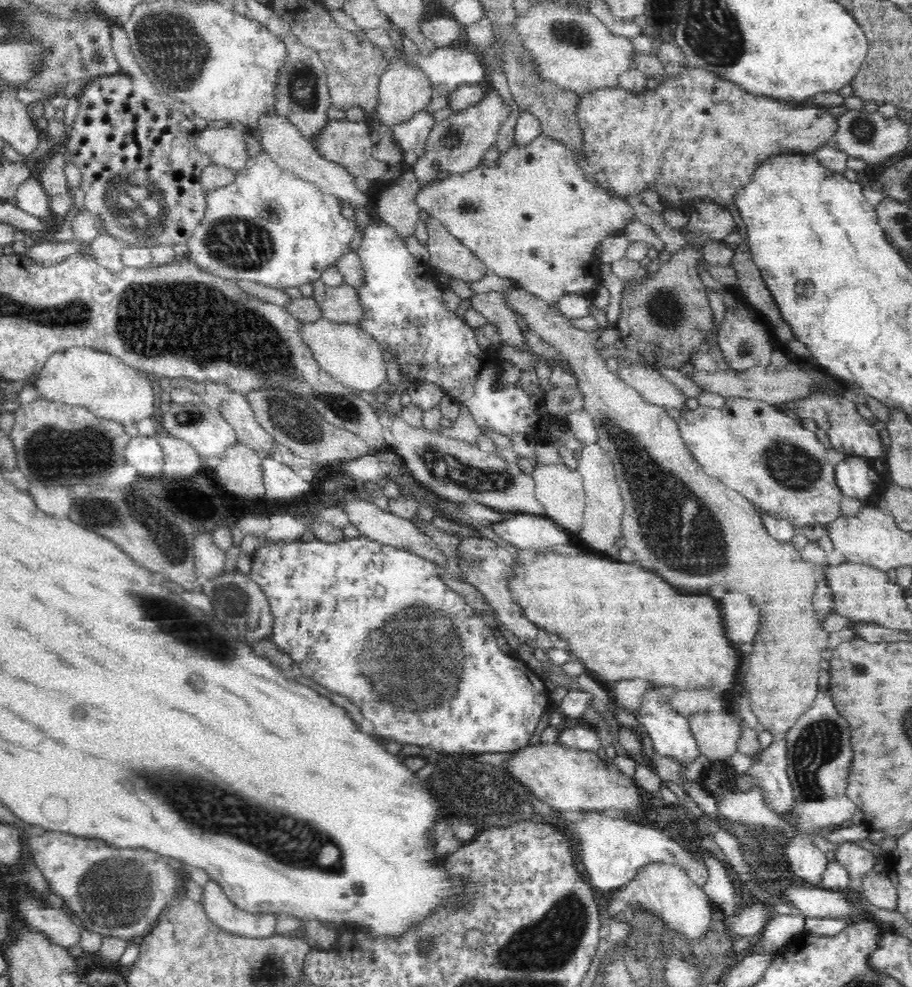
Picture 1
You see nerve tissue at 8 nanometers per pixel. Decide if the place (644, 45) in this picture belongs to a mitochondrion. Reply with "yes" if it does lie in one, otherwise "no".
no

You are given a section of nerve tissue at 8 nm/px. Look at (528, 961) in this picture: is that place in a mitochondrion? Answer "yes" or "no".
yes

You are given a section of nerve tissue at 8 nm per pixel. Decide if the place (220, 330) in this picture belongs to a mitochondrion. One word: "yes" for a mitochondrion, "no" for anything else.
yes

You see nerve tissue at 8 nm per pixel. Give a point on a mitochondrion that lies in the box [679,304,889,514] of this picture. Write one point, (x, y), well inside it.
(797, 469)

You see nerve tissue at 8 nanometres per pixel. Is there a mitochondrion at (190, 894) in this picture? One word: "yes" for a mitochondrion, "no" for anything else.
no

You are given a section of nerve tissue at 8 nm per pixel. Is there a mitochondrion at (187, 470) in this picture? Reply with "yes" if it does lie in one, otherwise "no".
no

